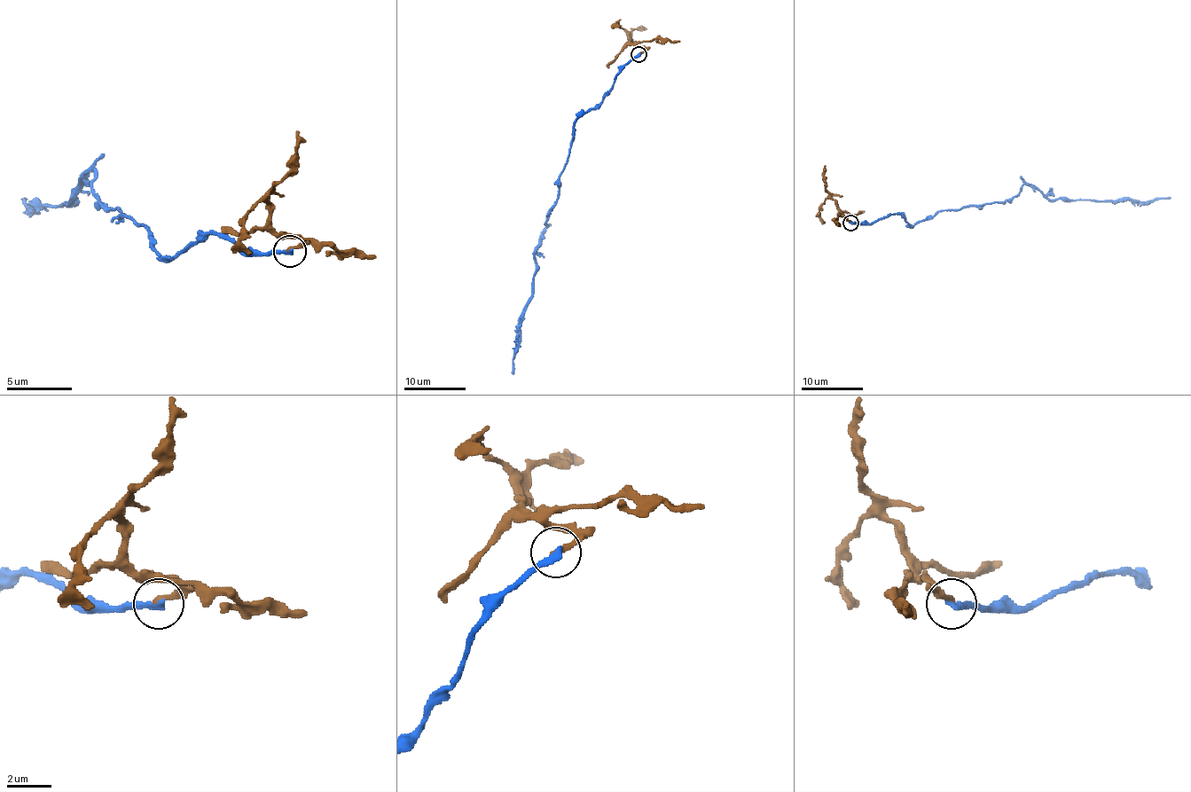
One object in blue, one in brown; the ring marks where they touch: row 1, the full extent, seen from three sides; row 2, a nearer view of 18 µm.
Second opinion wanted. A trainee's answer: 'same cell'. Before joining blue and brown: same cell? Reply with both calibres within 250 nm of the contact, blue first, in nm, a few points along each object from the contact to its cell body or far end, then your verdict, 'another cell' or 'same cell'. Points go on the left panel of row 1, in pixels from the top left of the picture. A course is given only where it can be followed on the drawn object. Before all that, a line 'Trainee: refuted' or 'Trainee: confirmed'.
Trainee: refuted
320/240 nm | blue via (290, 250), (245, 254), (206, 234), (173, 256), (105, 205), (95, 172), (69, 205), (33, 207), (27, 198) | brown via (290, 250), (300, 240), (284, 237), (270, 224), (267, 192), (290, 168), (297, 129) | another cell

